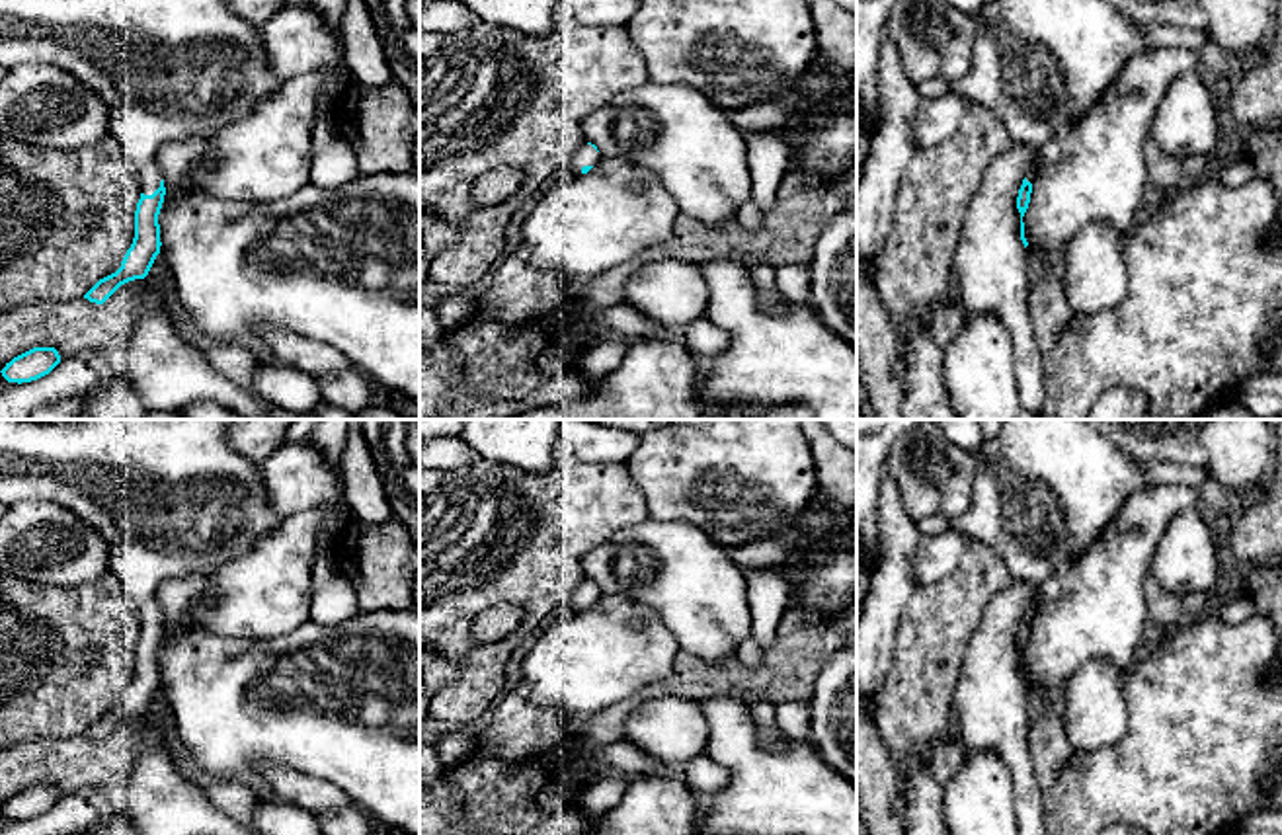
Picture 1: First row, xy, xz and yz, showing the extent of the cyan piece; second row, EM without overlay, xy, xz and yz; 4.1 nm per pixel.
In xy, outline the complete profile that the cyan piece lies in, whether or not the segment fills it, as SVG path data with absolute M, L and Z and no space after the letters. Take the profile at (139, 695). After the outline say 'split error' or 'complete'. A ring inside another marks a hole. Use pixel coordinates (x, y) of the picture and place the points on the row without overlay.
M0 419L0 503L12 505L25 499L59 503L96 529L109 544L107 568L139 616L140 636L135 648L133 681L121 704L84 732L90 739L103 741L121 722L144 716L160 691L158 652L166 624L156 595L158 585L172 577L215 572L283 523L267 501L260 466L230 445L228 425L230 419L64 419L55 423Z; split error

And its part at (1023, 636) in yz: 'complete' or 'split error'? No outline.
split error

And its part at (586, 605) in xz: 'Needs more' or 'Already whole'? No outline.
Needs more

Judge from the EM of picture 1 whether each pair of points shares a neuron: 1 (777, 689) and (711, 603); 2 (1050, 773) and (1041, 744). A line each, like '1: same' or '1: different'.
1: different
2: same

